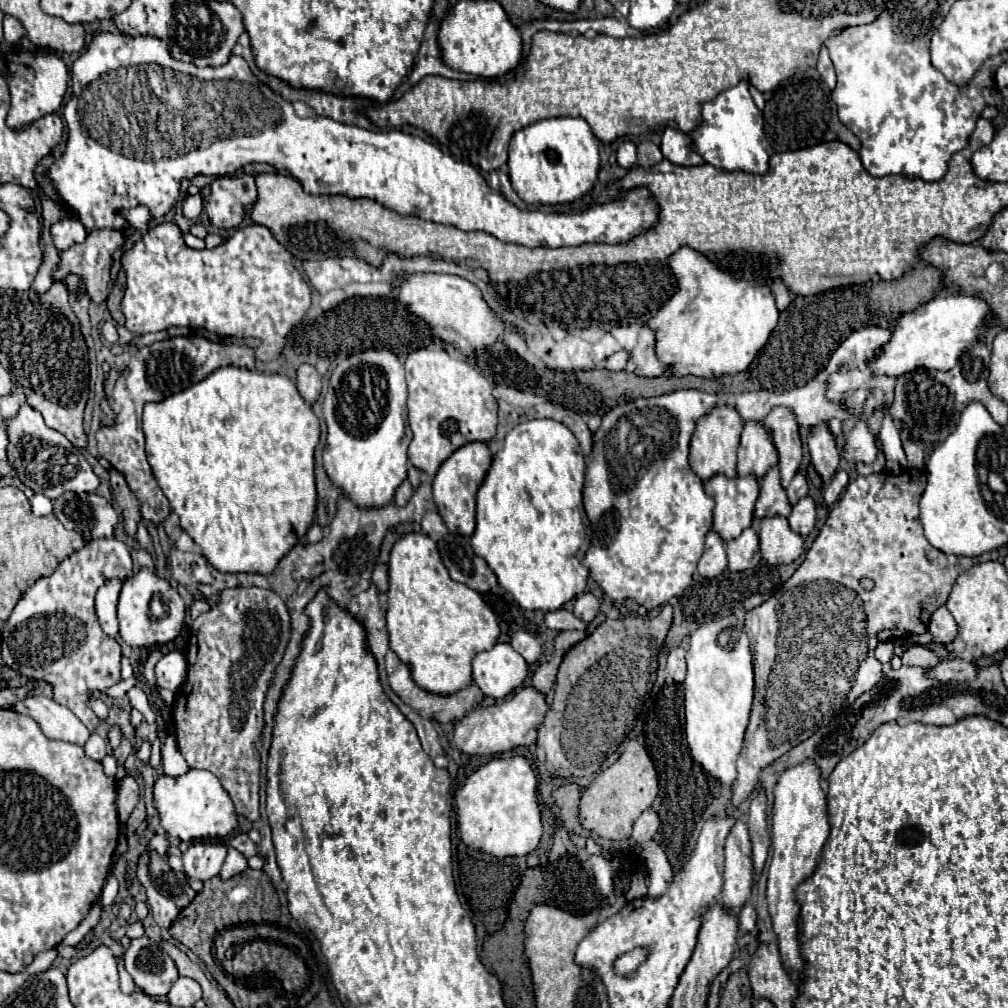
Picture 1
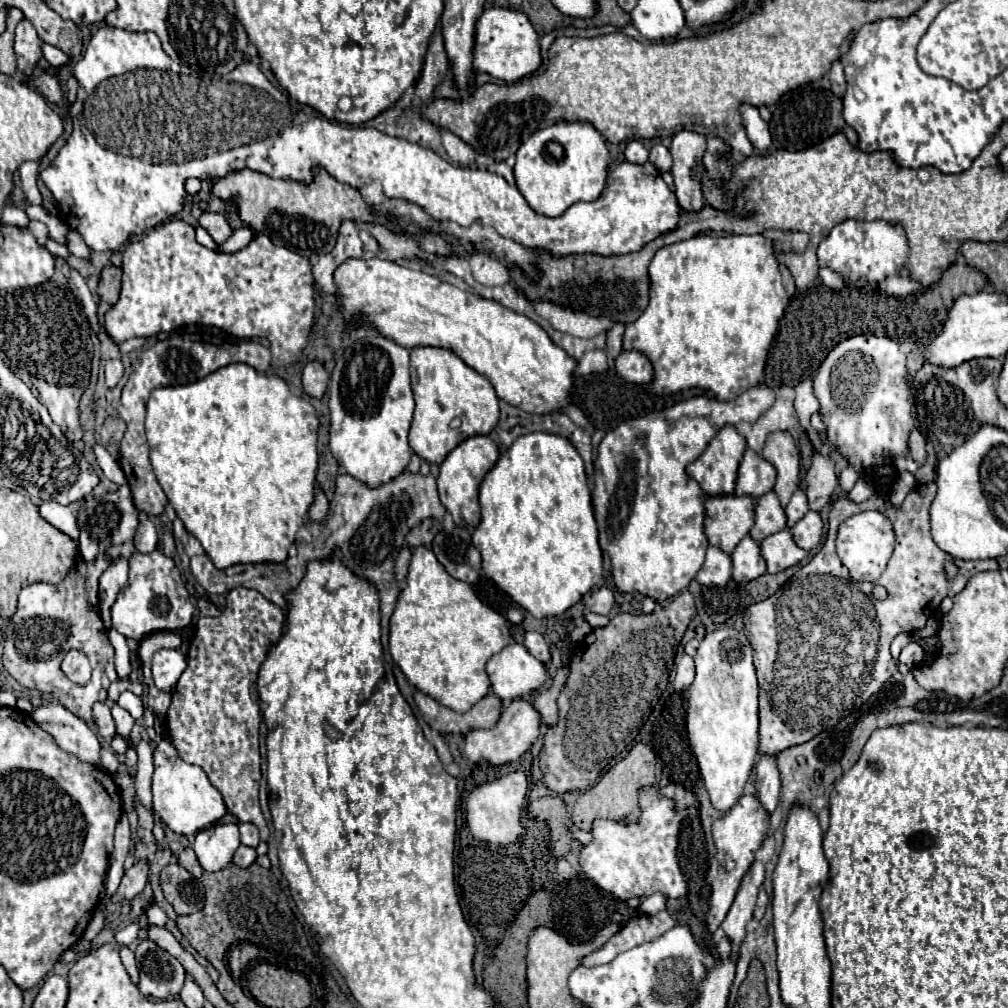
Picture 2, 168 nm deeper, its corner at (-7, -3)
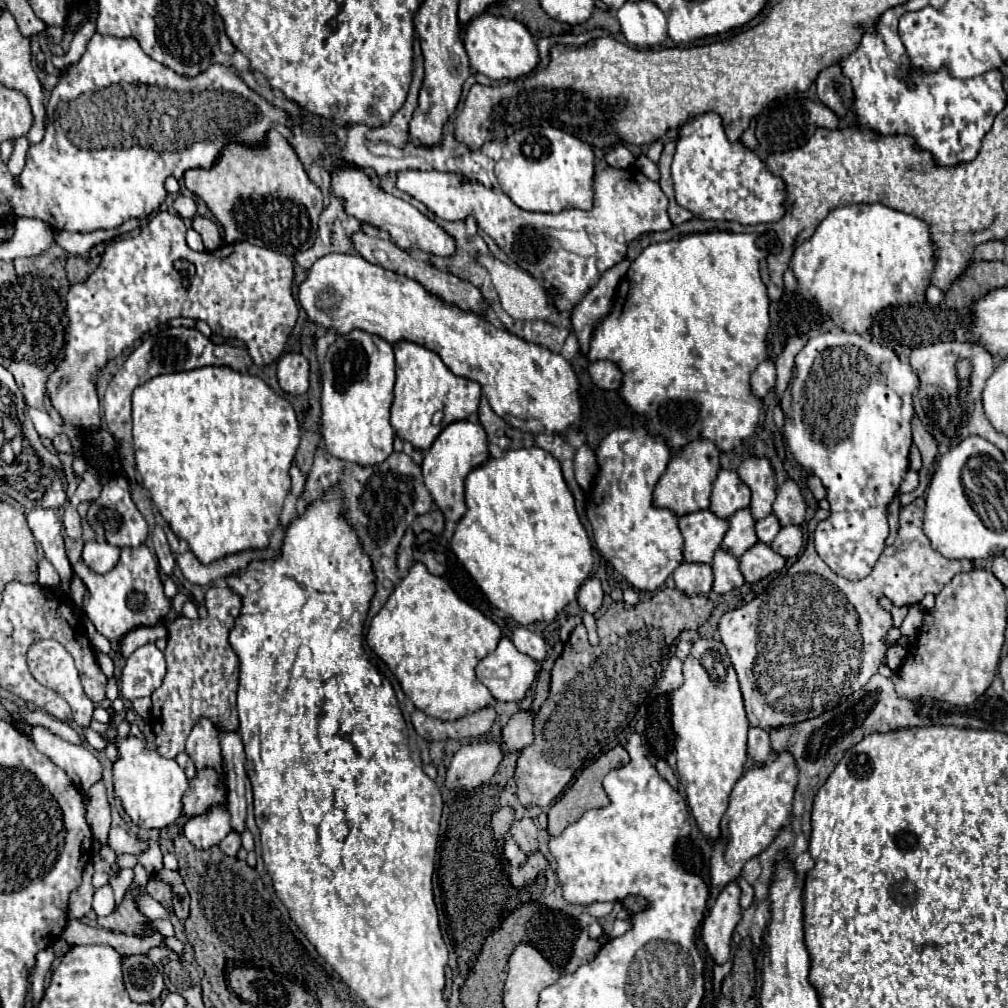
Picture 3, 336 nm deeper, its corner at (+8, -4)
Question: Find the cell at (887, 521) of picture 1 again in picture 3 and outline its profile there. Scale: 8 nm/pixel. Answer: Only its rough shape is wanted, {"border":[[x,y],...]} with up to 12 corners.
{"border":[[923,497],[871,575],[807,549],[721,617],[751,727],[835,709],[877,673],[879,607],[973,563],[923,535]]}

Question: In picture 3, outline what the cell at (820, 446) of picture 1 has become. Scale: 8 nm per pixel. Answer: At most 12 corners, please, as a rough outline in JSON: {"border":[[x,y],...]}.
{"border":[[787,479],[777,489],[773,513],[781,525],[805,521],[801,485]]}

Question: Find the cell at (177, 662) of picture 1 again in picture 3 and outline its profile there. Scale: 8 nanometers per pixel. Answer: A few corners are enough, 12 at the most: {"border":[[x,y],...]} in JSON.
{"border":[[153,645],[131,653],[121,693],[151,695],[165,677],[165,657]]}

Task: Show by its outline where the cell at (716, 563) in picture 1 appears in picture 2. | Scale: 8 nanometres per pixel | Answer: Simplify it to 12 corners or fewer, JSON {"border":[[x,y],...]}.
{"border":[[710,546],[696,574],[702,586],[724,586],[732,576],[732,560]]}

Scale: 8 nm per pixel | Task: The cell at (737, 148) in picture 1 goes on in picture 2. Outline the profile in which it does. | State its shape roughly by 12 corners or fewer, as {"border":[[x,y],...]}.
{"border":[[742,106],[744,128],[760,152],[770,146],[770,128],[754,106]]}

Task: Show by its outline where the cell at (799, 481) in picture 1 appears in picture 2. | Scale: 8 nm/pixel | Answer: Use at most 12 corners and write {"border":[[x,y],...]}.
{"border":[[802,488],[792,496],[786,512],[786,528],[808,512]]}

